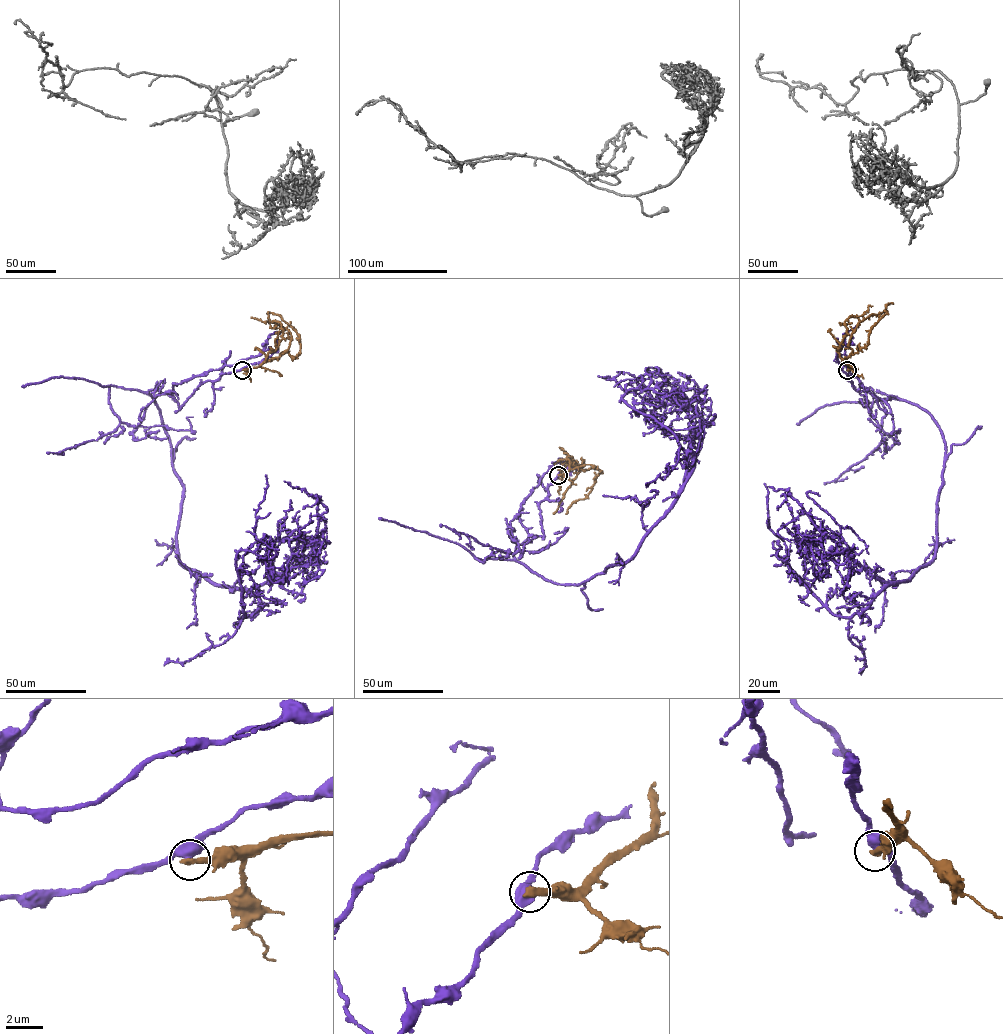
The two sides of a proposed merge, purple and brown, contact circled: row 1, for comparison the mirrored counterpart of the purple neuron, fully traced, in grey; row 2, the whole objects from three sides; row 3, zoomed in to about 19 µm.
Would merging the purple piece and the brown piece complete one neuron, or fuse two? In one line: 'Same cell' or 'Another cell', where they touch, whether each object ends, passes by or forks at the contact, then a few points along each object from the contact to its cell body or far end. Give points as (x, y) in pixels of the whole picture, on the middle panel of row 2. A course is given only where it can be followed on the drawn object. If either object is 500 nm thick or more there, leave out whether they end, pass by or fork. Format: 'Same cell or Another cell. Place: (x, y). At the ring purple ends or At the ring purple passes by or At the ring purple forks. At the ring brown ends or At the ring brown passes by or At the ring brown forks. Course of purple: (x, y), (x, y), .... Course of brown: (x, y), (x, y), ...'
Another cell. Place: (558, 475). Course of purple: (558, 475), (544, 536), (514, 557), (575, 585), (631, 558), (694, 466), (598, 375). Course of brown: (558, 475), (572, 465), (602, 472), (596, 476), (586, 498), (573, 502), (566, 513)

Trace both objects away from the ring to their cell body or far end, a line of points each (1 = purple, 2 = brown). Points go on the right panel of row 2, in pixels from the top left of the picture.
1: (847, 369), (880, 409), (897, 397), (941, 433), (935, 556), (861, 612), (837, 616), (782, 559), (764, 483)
2: (847, 370), (846, 359), (858, 352), (858, 345), (868, 344), (870, 328), (887, 313), (886, 305), (893, 303)

